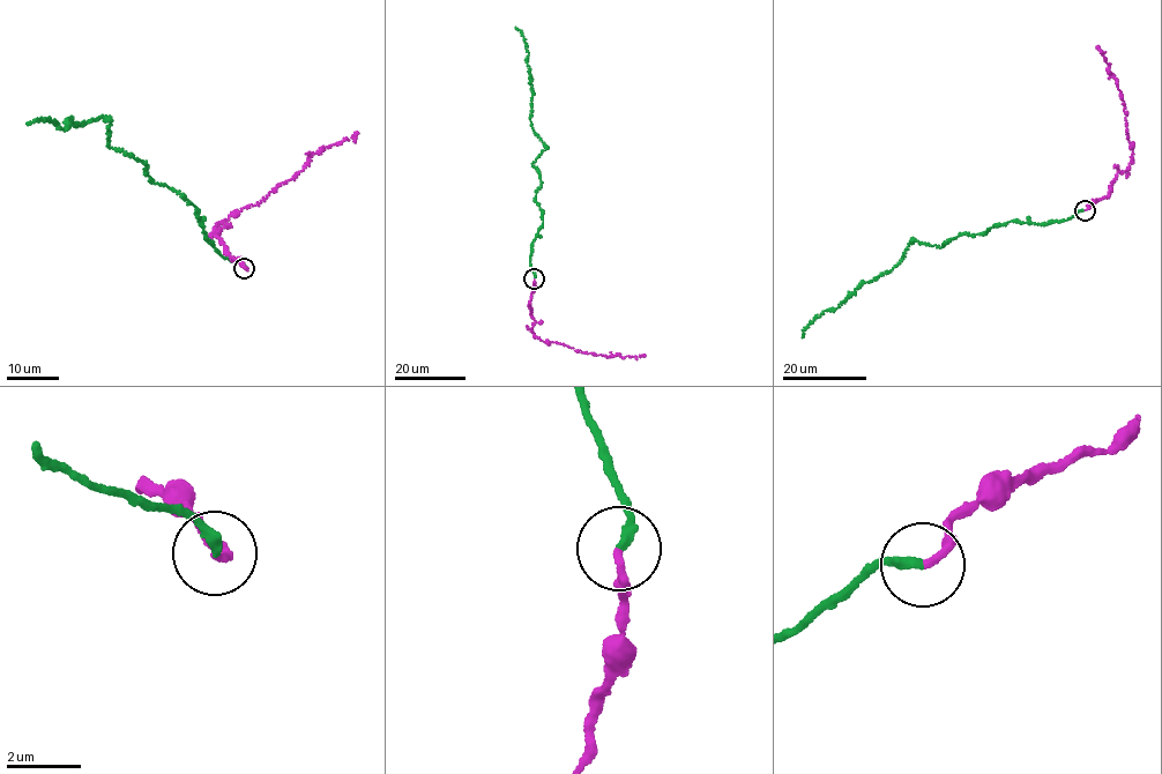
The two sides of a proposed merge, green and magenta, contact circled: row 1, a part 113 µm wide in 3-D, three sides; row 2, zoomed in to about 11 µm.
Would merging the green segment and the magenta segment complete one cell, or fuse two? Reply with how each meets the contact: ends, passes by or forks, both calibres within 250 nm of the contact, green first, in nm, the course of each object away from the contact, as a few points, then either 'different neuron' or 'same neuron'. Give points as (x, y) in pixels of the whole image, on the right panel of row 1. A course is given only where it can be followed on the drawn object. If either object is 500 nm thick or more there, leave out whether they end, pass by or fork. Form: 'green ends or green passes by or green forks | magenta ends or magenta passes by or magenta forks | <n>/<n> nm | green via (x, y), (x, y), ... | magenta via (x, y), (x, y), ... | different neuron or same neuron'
green ends | magenta ends | 240/190 nm | green via (1085, 210), (1059, 222), (1011, 221), (939, 247), (915, 239), (892, 269), (814, 317), (802, 339) | magenta via (1085, 210), (1108, 195), (1118, 173), (1129, 169), (1131, 162), (1124, 105), (1103, 52), (1097, 46) | different neuron

